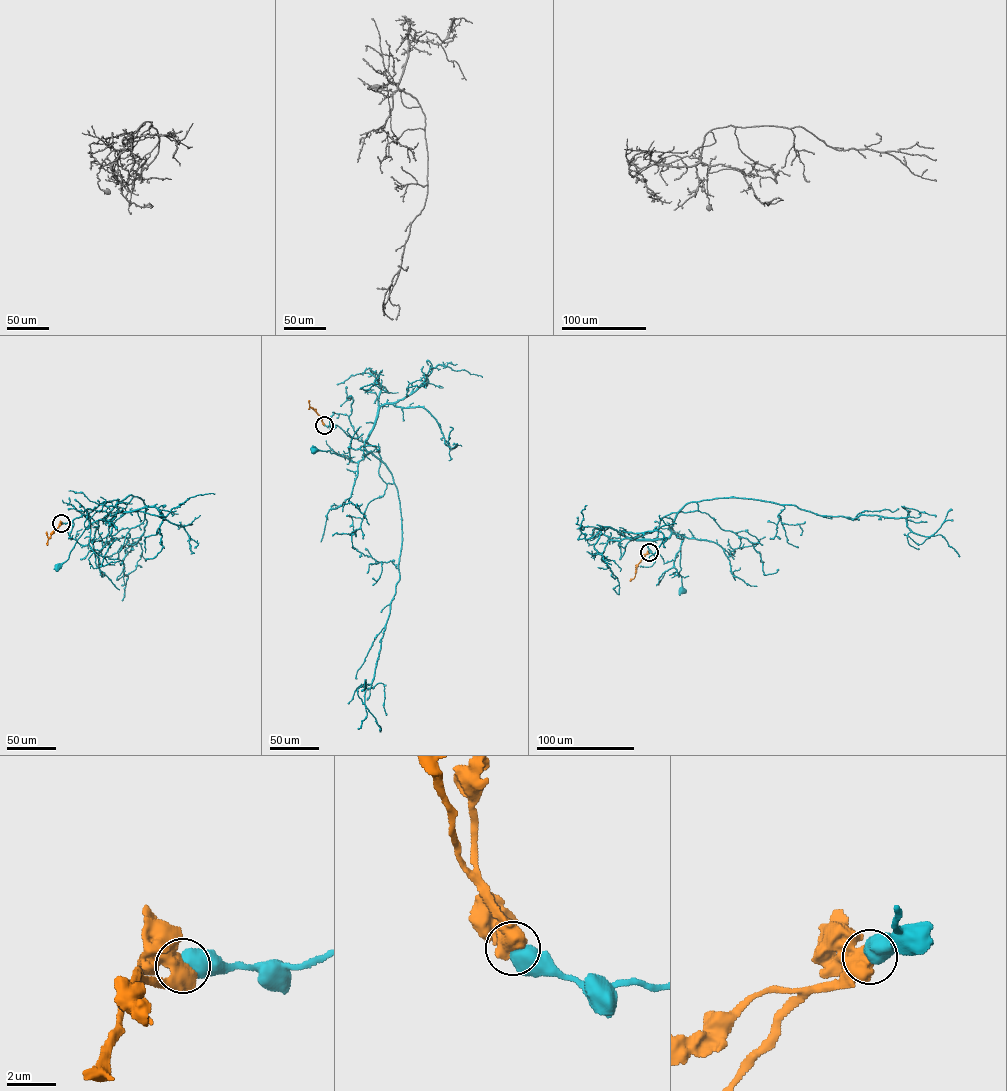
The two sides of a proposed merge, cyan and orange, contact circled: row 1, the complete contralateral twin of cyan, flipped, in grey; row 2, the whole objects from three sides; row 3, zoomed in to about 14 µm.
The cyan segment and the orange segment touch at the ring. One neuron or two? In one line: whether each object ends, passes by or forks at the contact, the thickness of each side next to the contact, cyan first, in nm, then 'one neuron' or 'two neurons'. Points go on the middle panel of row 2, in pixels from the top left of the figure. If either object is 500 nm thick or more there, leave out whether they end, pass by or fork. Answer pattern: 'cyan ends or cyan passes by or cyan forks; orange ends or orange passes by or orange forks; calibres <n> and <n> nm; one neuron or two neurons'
calibres 650 and 850 nm; two neurons

